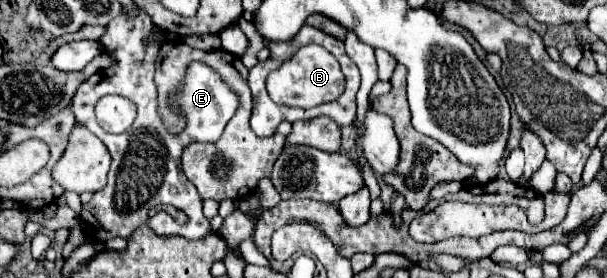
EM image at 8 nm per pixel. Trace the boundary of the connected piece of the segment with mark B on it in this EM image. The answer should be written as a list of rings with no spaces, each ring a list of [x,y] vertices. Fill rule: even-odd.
[[[307,44],[305,48],[299,48],[299,52],[287,60],[277,72],[273,72],[267,78],[267,92],[273,102],[285,104],[285,106],[301,106],[311,108],[323,102],[337,100],[345,88],[345,78],[341,72],[341,66],[337,64],[335,56],[317,44]]]

